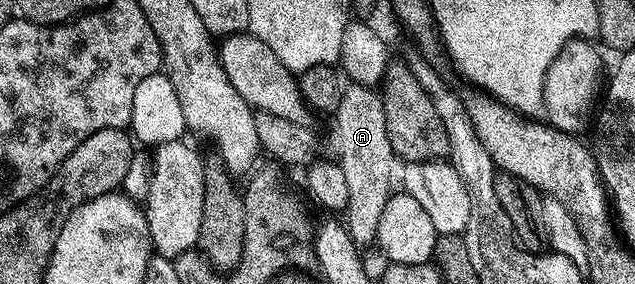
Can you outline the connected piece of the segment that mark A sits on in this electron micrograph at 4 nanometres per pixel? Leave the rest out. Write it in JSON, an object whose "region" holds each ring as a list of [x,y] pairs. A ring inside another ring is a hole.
{"region":[[[349,82],[343,88],[334,118],[336,118],[336,151],[340,154],[338,165],[342,173],[346,173],[346,189],[350,189],[348,205],[342,215],[352,240],[357,245],[371,244],[376,238],[382,209],[386,206],[388,196],[394,191],[392,187],[394,156],[390,137],[386,133],[383,94],[375,86]]]}

